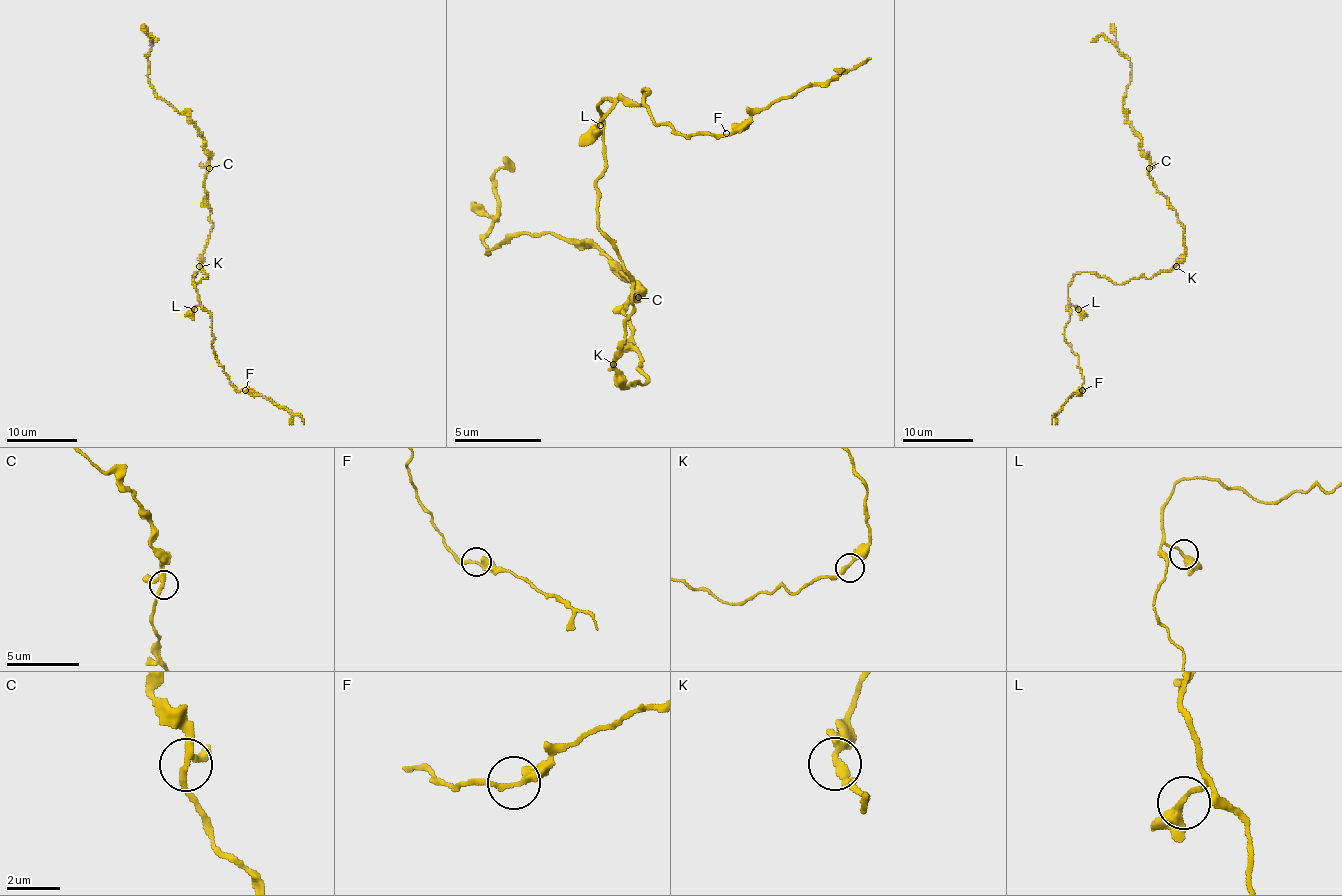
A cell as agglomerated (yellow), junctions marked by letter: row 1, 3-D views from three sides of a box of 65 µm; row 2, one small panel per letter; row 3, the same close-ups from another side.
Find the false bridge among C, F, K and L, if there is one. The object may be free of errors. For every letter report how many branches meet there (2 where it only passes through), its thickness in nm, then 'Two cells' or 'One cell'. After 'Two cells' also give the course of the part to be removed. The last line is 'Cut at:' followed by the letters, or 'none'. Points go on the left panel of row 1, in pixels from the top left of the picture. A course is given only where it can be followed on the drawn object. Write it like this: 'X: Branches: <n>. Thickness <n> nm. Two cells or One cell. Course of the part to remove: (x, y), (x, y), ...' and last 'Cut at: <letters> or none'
C: Branches: 3. Thickness 240 nm. One cell
F: Branches: 2. Thickness 240 nm. One cell
K: Branches: 3. Thickness 240 nm. One cell
L: Branches: 2. Thickness 320 nm. One cell
Cut at: none

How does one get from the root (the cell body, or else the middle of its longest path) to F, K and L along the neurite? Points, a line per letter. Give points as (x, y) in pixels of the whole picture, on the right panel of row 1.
F: (1161, 272), (1121, 284), (1089, 272), (1073, 277), (1064, 341), (1078, 357), (1082, 390)
K: (1161, 272), (1176, 266)
L: (1161, 272), (1149, 279), (1138, 277), (1121, 284), (1096, 274), (1078, 272), (1068, 288), (1068, 300), (1078, 309)

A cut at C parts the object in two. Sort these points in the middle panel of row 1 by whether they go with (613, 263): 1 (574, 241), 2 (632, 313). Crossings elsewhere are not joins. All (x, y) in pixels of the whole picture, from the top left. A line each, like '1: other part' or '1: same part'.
1: same part
2: other part

